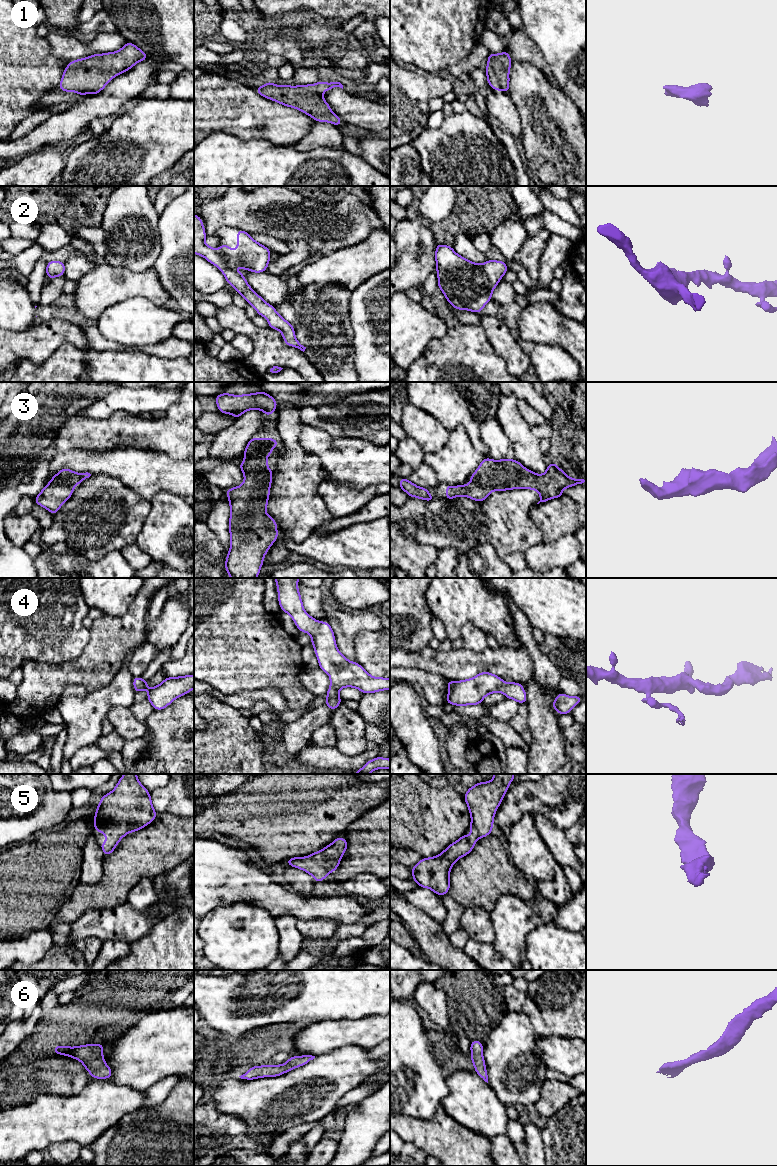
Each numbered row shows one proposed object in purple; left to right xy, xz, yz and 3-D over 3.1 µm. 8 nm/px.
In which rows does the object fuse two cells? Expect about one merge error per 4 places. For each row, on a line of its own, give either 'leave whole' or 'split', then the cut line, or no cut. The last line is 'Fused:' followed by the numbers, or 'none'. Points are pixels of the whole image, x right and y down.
1: leave whole; no cut
2: leave whole; no cut
3: leave whole; no cut
4: leave whole; no cut
5: leave whole; no cut
6: leave whole; no cut
Fused: none

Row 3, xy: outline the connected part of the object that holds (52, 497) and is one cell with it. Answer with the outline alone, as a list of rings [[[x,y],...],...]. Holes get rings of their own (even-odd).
[[[68,468],[55,474],[42,491],[34,498],[36,504],[46,508],[52,515],[71,497],[79,483],[91,476],[90,473],[76,473]]]

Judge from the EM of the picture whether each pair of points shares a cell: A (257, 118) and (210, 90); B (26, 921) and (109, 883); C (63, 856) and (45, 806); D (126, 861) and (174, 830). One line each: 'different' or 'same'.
A: same
B: different
C: different
D: same

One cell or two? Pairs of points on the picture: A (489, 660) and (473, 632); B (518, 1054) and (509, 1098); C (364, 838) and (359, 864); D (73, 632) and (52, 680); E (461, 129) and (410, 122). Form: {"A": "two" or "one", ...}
{"A": "two", "B": "one", "C": "one", "D": "two", "E": "two"}

